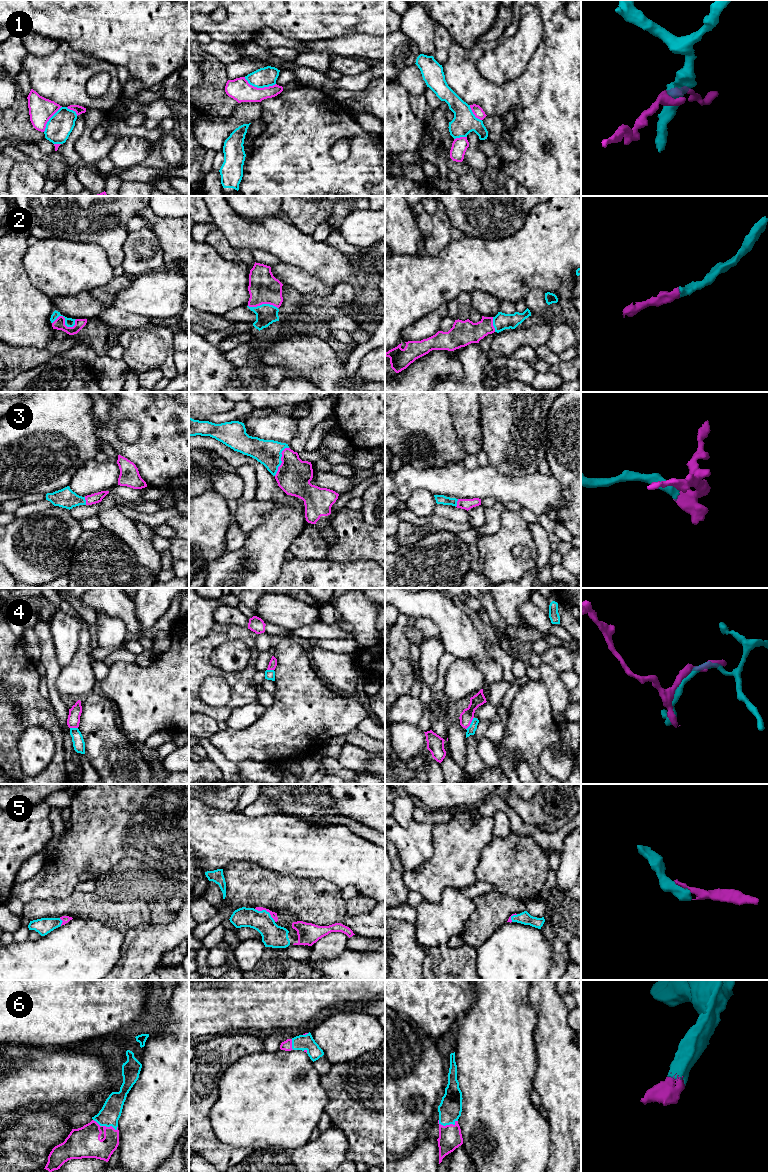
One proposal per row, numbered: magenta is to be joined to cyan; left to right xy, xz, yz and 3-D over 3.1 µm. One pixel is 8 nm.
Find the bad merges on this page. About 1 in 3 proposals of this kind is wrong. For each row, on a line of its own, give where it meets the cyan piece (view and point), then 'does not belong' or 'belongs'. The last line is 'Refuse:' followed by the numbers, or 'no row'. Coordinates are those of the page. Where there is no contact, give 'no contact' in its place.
1: contact xz (259, 87); does not belong
2: contact xy (65, 322); belongs
3: contact xz (280, 460); belongs
4: contact yz (471, 723); does not belong
5: contact xz (265, 910); belongs
6: contact xy (105, 1125); belongs
Refuse: 1, 4

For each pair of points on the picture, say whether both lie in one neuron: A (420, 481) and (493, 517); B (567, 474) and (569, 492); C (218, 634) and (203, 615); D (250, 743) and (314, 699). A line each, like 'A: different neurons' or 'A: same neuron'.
A: different neurons
B: same neuron
C: different neurons
D: same neuron

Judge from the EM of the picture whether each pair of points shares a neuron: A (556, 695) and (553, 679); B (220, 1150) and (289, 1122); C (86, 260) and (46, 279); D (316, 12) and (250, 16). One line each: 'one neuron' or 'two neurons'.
A: one neuron
B: two neurons
C: one neuron
D: one neuron

